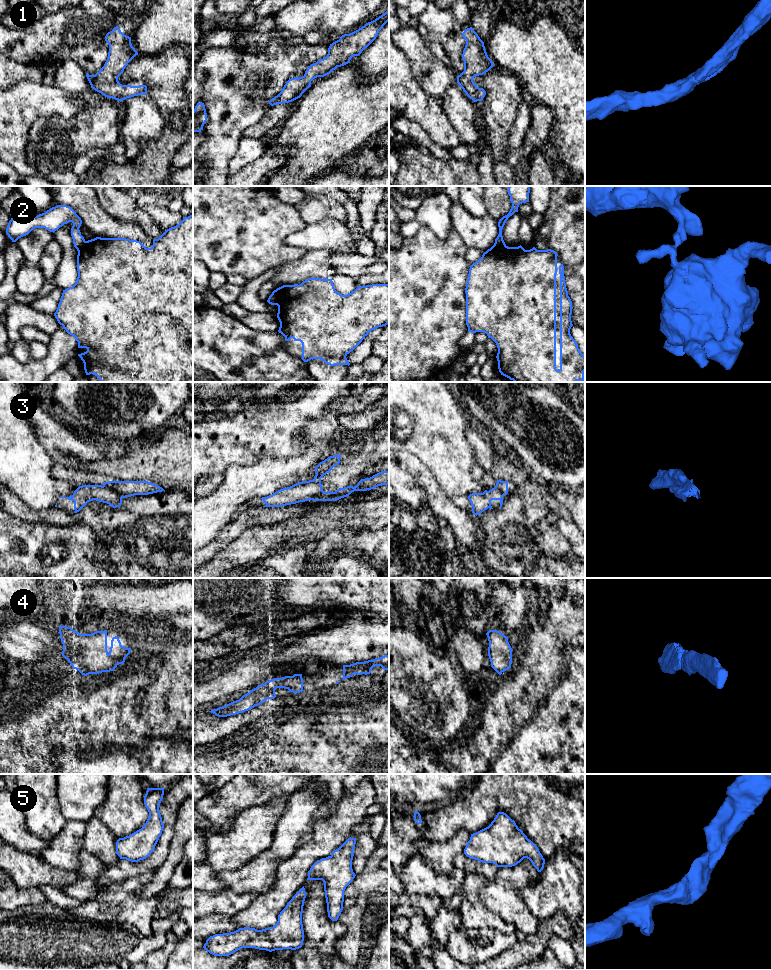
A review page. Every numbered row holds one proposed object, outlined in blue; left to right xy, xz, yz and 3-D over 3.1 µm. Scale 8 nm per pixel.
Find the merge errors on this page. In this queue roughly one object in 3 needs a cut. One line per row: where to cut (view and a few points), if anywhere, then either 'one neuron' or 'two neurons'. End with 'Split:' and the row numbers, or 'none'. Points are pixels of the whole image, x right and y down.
1: cut none; one neuron
2: cut xz (276, 289), (277, 304); two neurons
3: cut xy (103, 485), (110, 486), (120, 493), (131, 495); two neurons
4: cut none; one neuron
5: cut none; one neuron
Split: 2, 3

